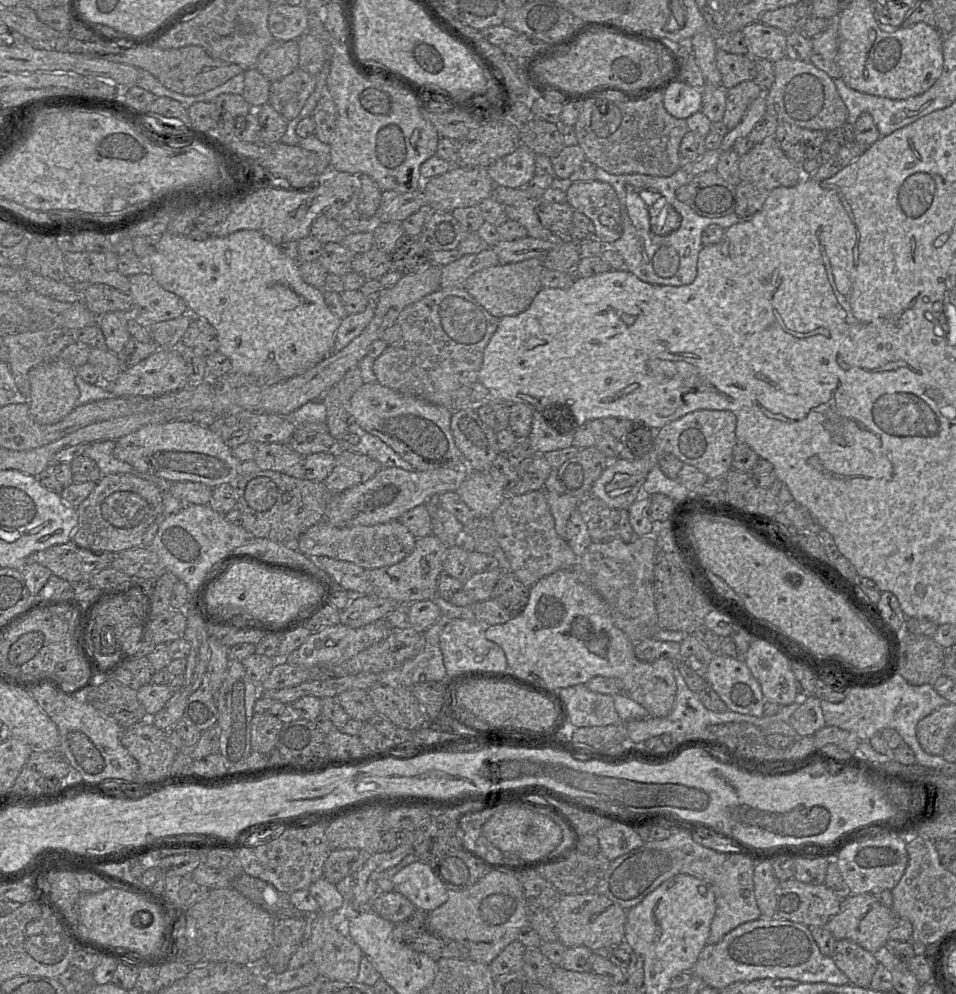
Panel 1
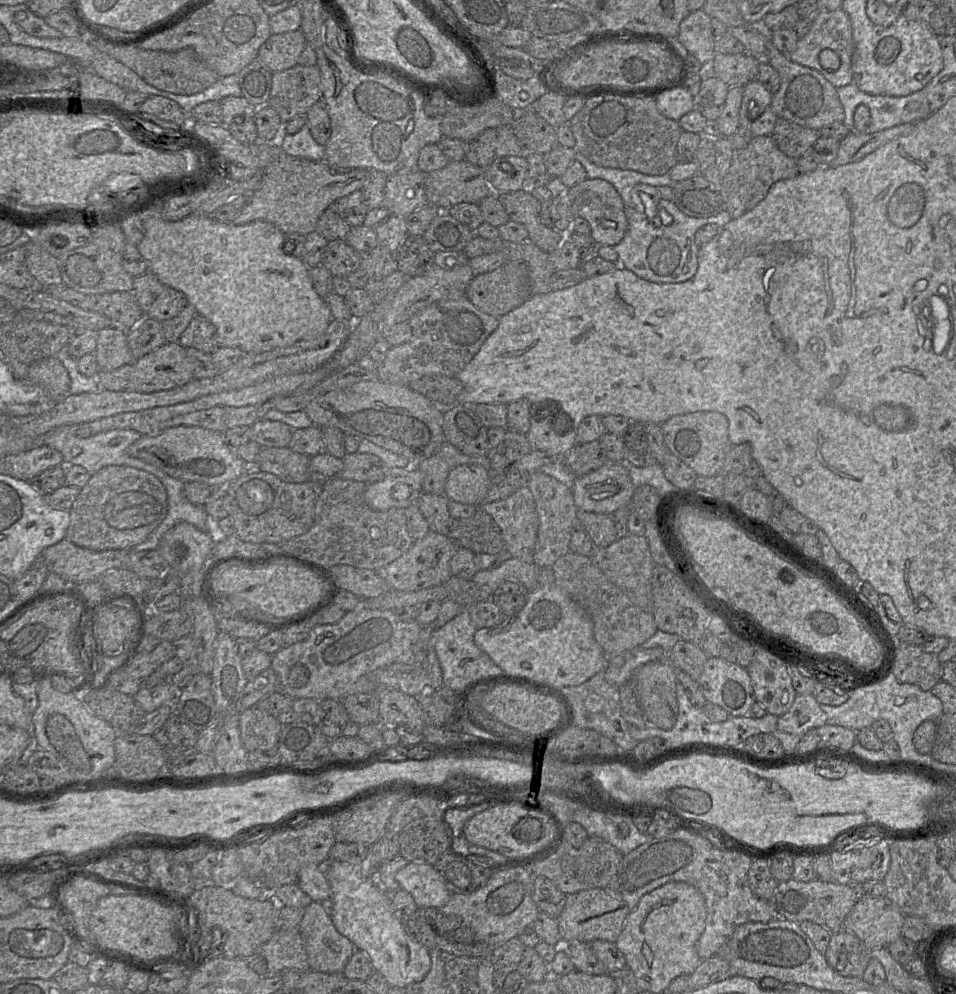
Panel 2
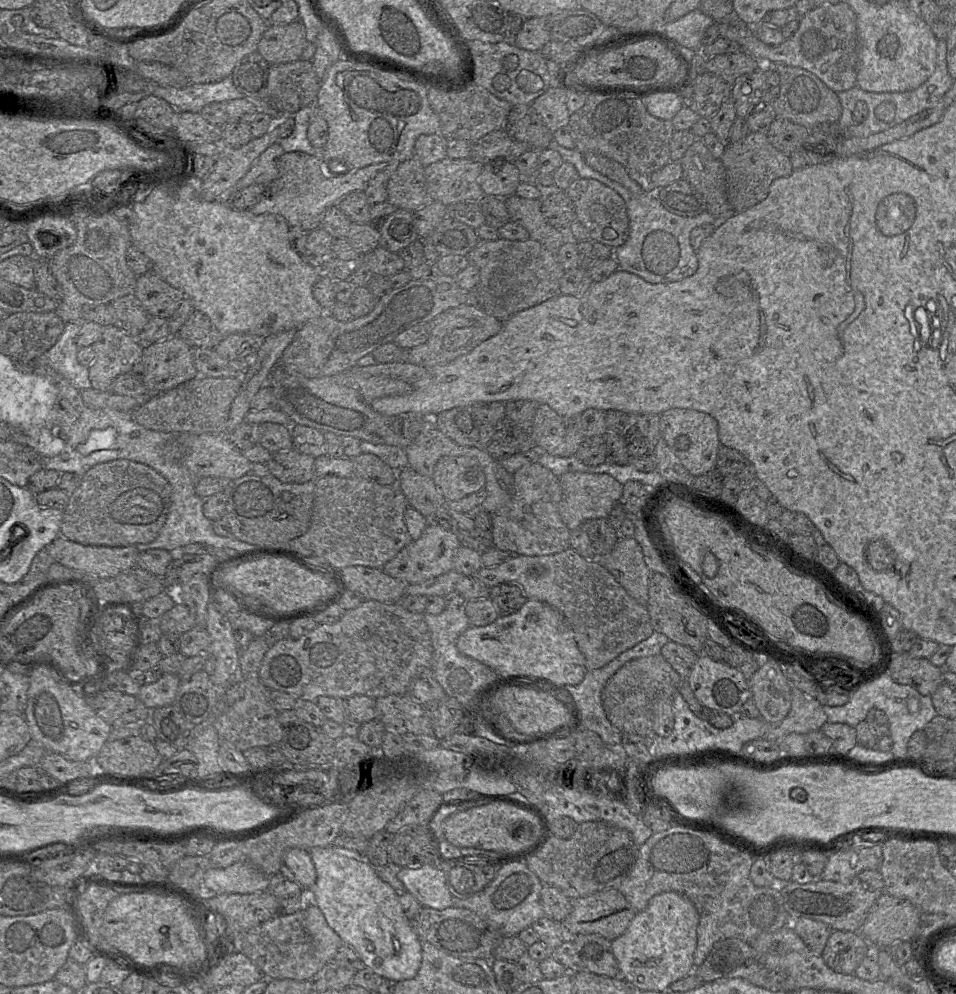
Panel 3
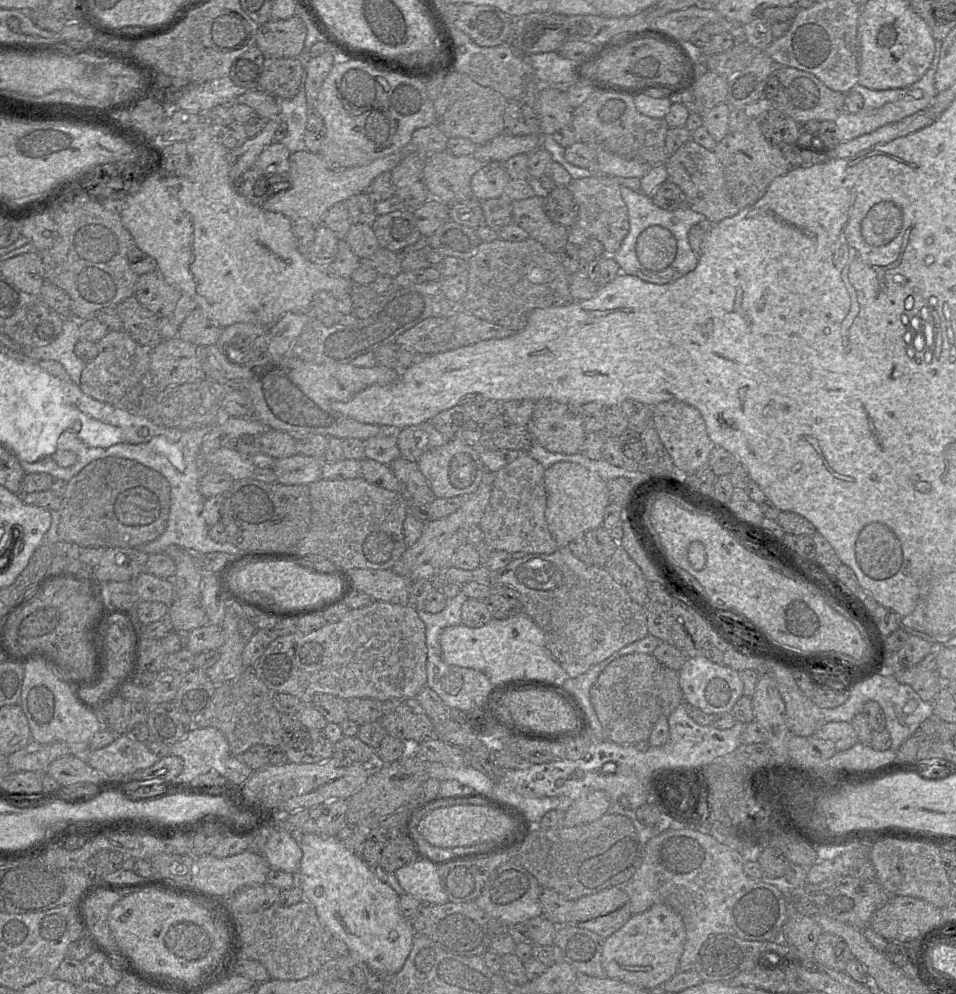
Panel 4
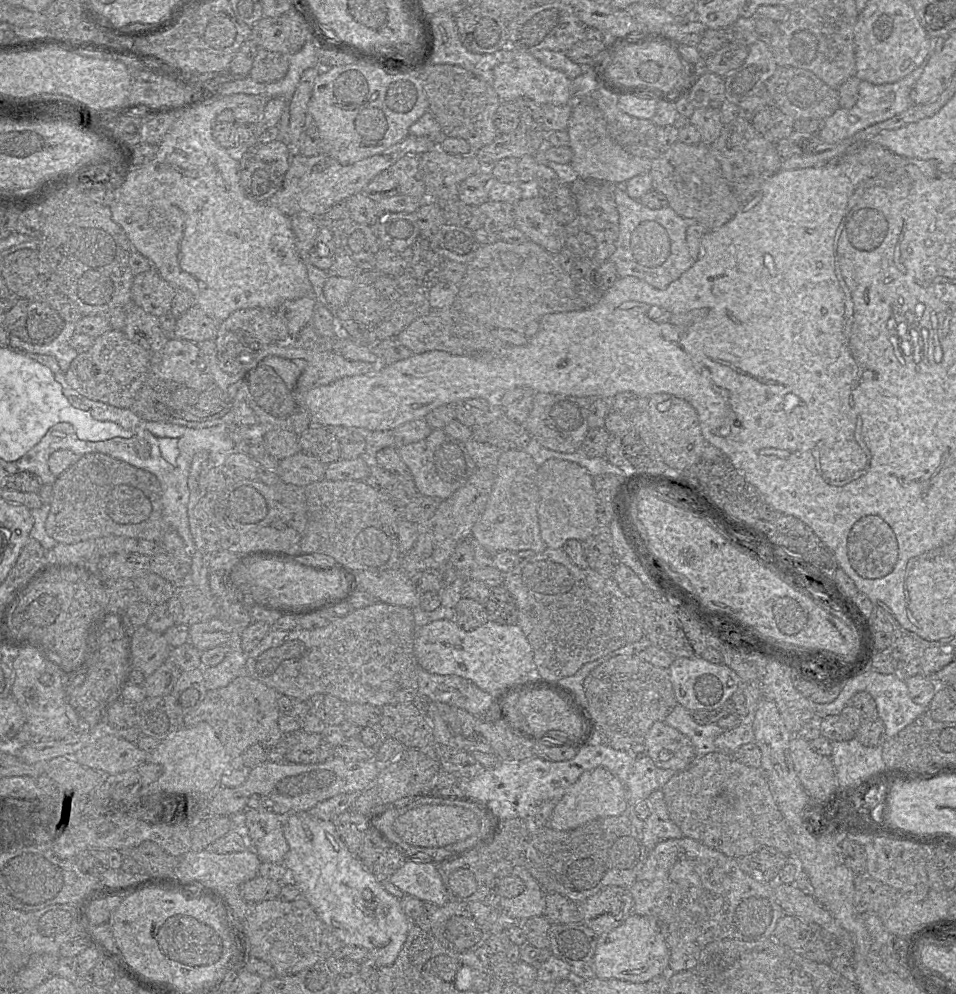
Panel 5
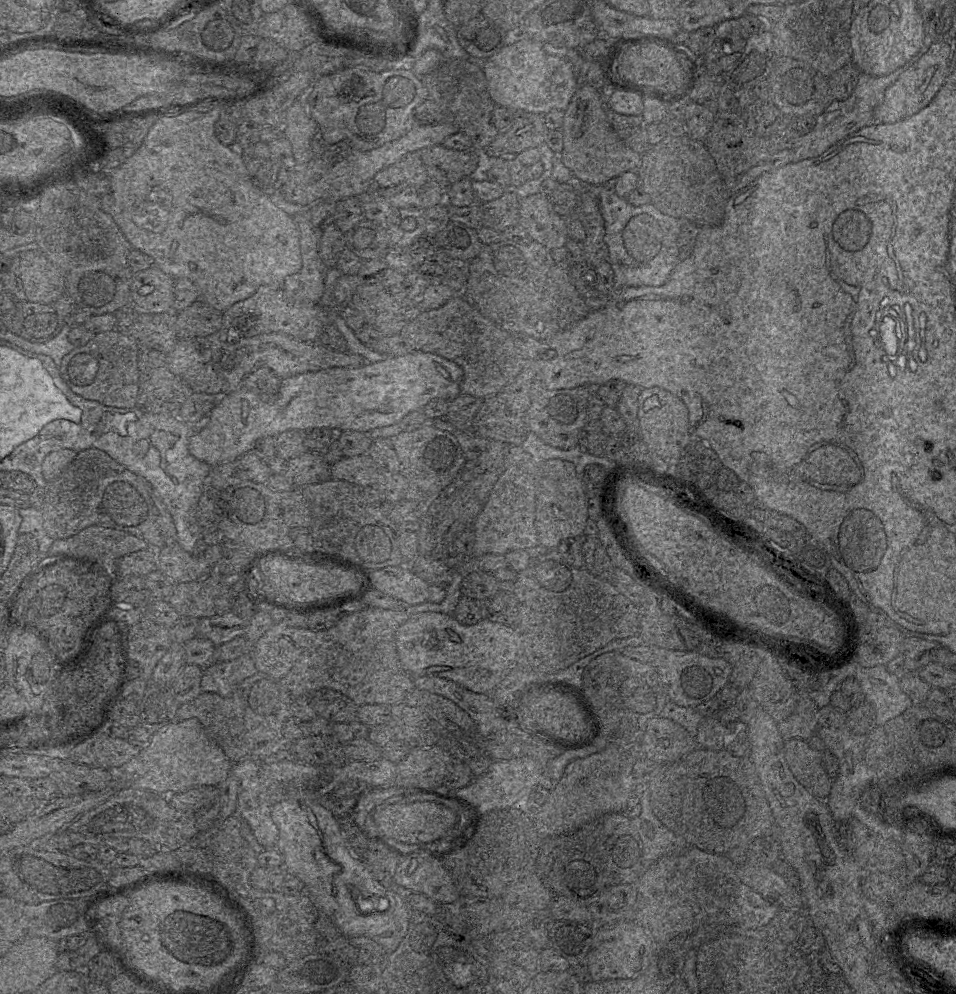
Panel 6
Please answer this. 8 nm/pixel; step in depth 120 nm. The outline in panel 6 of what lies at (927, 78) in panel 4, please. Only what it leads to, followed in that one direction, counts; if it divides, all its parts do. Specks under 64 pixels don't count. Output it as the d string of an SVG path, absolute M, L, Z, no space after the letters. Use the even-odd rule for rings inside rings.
M925 34L924 44L908 63L886 76L872 76L860 73L857 84L851 96L846 100L834 100L825 111L816 117L815 127L802 135L792 147L793 162L817 157L825 153L830 147L847 138L859 129L868 126L874 120L874 110L883 101L886 89L891 86L898 77L914 65L932 46L933 38Z

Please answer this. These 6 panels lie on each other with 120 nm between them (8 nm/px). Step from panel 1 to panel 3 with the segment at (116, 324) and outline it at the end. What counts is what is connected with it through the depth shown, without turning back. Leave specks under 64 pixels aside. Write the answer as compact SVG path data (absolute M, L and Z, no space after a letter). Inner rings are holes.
M115 325L104 326L103 333L93 345L95 360L88 367L91 388L110 391L115 378L141 363L144 345Z

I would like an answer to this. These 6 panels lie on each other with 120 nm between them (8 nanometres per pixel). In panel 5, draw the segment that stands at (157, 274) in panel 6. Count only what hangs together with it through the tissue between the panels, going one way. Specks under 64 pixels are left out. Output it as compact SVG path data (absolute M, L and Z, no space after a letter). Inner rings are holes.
M152 269L136 275L131 289L132 302L156 317L169 313L176 288Z

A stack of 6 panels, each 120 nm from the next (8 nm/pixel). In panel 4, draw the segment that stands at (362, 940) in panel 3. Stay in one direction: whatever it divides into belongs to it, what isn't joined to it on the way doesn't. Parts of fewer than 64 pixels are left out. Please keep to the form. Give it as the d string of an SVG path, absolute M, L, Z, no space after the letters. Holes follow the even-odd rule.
M304 834L297 839L303 852L297 885L330 936L343 941L350 954L369 969L399 972L412 949L415 932L401 913L398 894L336 836Z

